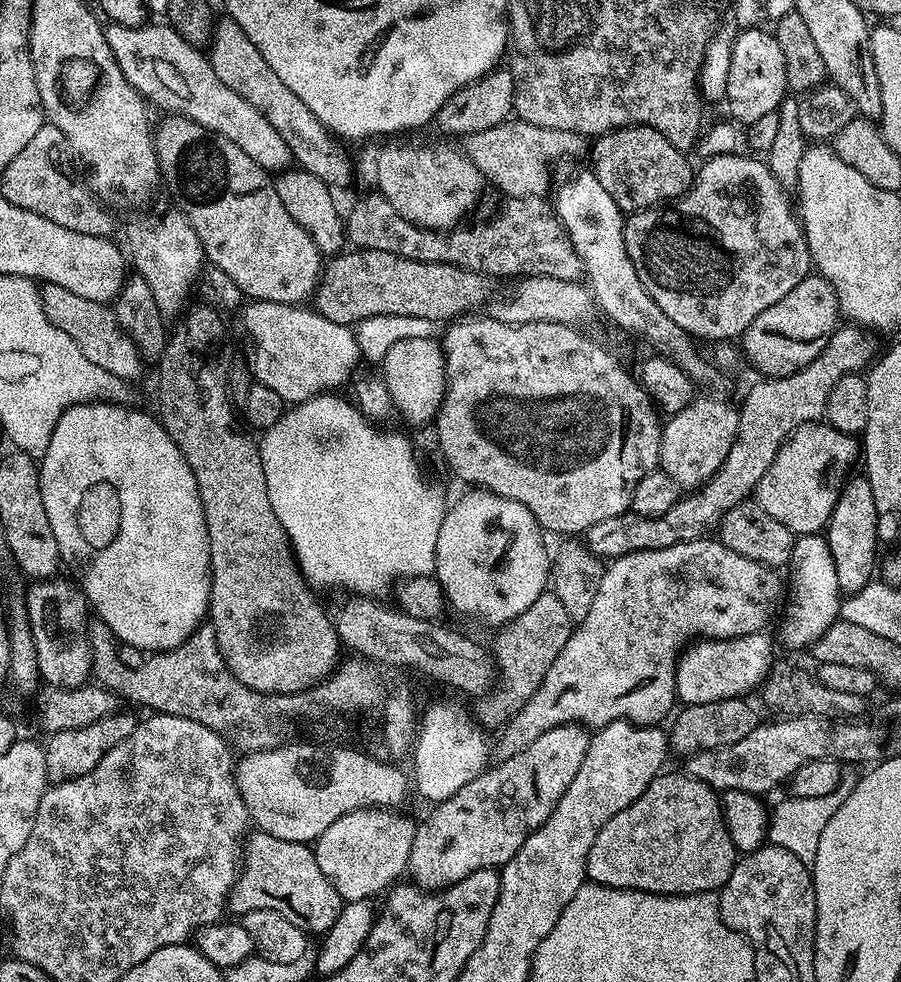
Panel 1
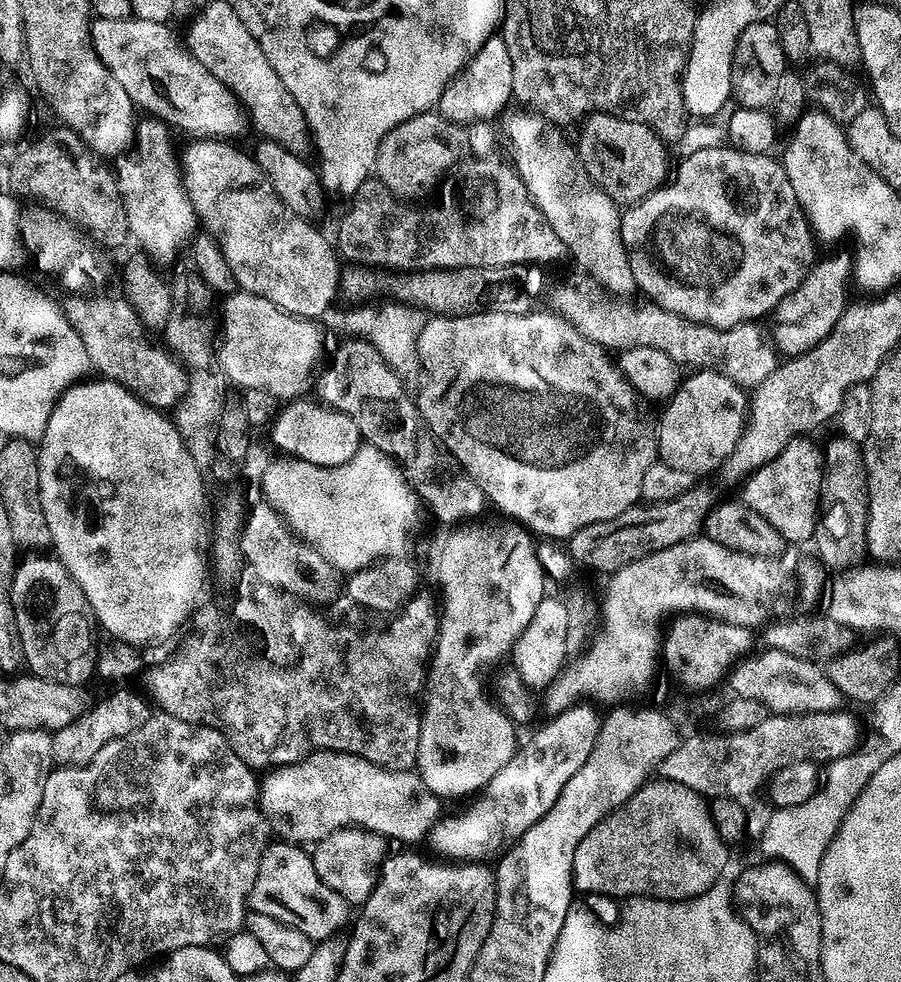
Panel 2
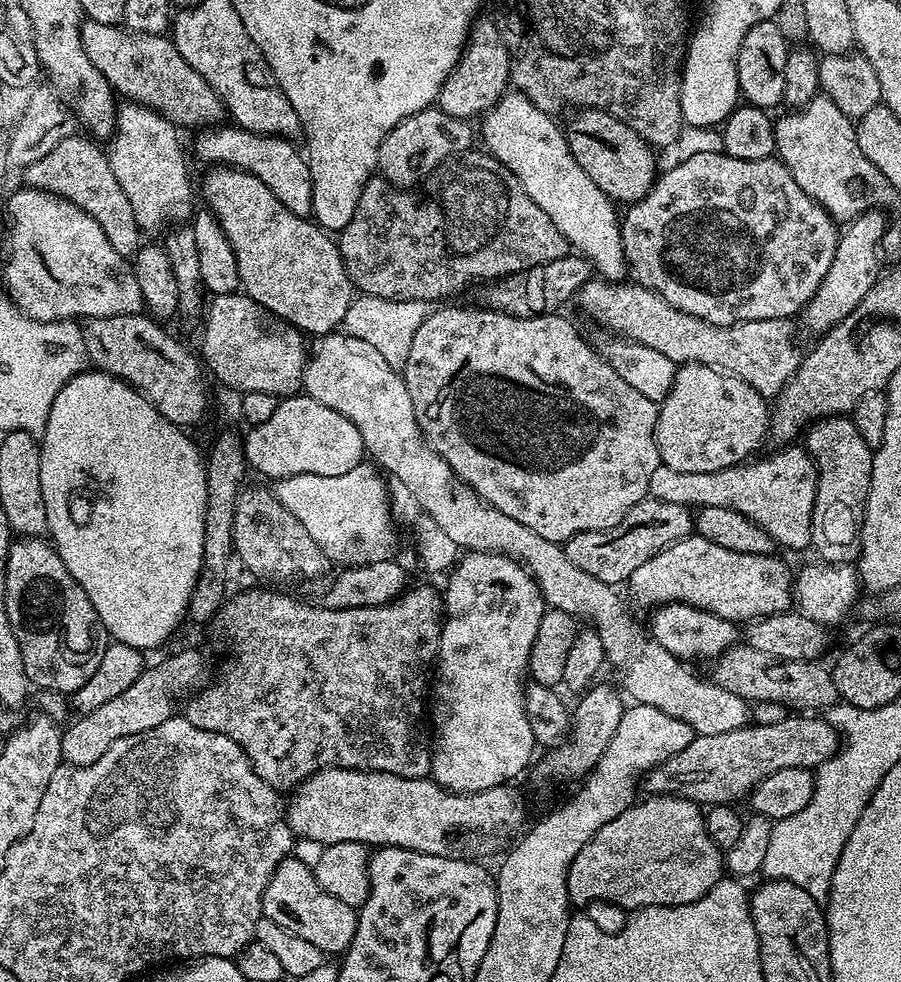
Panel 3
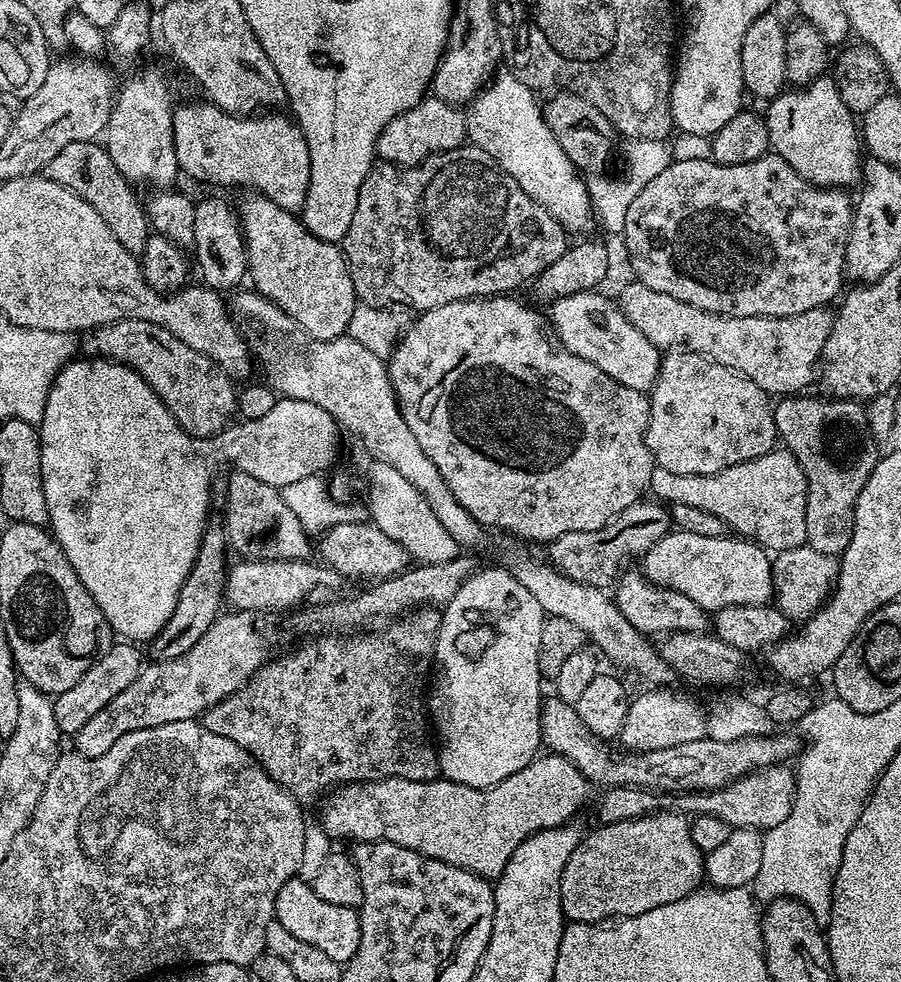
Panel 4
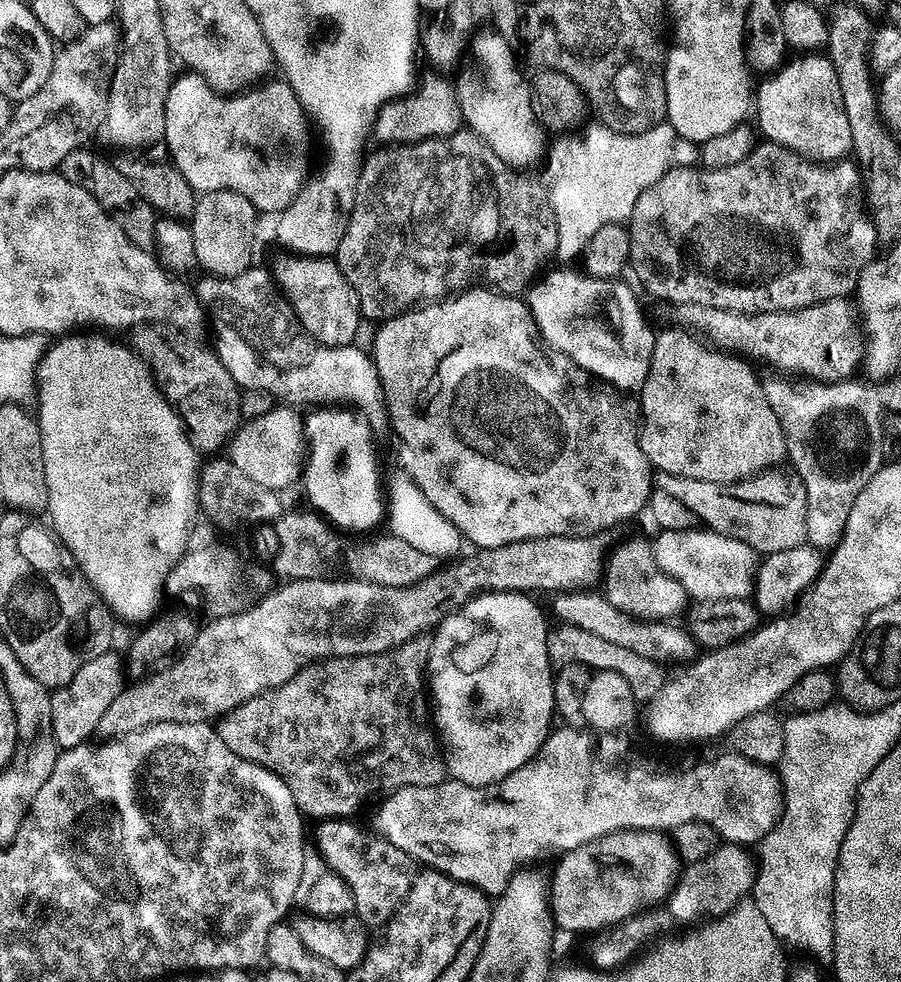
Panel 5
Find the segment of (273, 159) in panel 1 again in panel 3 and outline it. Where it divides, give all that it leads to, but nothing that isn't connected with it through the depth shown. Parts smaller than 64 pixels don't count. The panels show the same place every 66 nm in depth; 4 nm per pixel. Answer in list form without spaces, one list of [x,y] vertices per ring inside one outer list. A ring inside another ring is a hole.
[[[85,19],[80,37],[90,62],[110,82],[113,91],[129,101],[160,112],[177,127],[204,128],[221,123],[226,109],[208,82],[178,53],[172,40],[161,33],[134,32],[121,25]]]

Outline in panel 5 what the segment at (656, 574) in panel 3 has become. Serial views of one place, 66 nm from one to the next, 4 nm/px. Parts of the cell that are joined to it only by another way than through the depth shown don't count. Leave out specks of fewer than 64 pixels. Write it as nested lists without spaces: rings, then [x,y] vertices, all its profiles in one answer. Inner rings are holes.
[[[700,526],[694,529],[664,530],[658,536],[660,537],[657,540],[651,541],[652,553],[658,566],[670,578],[682,582],[682,586],[693,601],[742,600],[753,595],[758,554],[750,546],[746,546],[746,542],[742,542],[738,538],[724,536],[720,532],[705,530]]]

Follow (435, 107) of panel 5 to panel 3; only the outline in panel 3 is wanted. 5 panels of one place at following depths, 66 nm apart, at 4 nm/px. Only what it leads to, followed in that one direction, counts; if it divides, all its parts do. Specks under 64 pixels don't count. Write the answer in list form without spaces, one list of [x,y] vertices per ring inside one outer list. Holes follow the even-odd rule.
[[[437,106],[423,108],[418,114],[410,114],[398,122],[398,126],[394,126],[386,138],[382,138],[382,146],[378,146],[376,155],[379,175],[395,187],[411,189],[415,185],[412,183],[421,179],[420,168],[435,169],[453,154],[473,147],[470,125],[467,119],[451,117]]]

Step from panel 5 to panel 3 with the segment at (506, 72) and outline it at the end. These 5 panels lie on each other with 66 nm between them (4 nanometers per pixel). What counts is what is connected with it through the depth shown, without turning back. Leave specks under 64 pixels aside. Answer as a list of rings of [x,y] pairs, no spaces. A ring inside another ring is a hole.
[[[508,90],[492,108],[489,108],[482,116],[484,121],[484,144],[483,147],[499,162],[506,166],[518,178],[522,190],[530,194],[542,210],[550,217],[550,222],[558,226],[558,230],[568,241],[569,249],[575,250],[592,265],[595,275],[609,282],[619,281],[629,275],[628,261],[624,258],[624,247],[622,246],[622,234],[620,226],[621,217],[616,216],[617,205],[608,199],[608,195],[592,181],[590,174],[578,166],[574,154],[568,145],[568,136],[555,124],[553,117],[547,112],[538,110],[530,98],[526,98],[521,92]]]

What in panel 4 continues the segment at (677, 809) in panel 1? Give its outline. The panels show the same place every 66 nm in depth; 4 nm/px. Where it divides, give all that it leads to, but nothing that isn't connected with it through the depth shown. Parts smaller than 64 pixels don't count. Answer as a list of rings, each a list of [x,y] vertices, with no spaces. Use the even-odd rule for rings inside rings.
[[[653,810],[637,820],[601,823],[600,828],[581,839],[560,879],[565,921],[599,924],[613,918],[646,914],[654,906],[678,902],[701,887],[706,856],[694,846],[689,821],[676,812],[660,811]]]

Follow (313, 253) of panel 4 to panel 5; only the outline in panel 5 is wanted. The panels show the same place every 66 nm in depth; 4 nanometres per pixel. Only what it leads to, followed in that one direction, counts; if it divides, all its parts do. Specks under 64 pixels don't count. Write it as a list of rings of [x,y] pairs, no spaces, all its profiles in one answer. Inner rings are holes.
[[[290,254],[280,256],[270,265],[277,288],[294,310],[301,328],[319,344],[342,346],[352,344],[362,317],[356,291],[346,282],[335,259],[326,256]]]

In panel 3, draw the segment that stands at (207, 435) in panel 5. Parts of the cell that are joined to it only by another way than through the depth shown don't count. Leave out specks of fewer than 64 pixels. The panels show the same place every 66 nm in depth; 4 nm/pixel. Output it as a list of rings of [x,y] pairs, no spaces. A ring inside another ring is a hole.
[[[148,314],[101,315],[99,318],[89,320],[92,321],[89,322],[88,328],[86,324],[88,359],[99,371],[117,376],[119,380],[125,380],[130,387],[137,388],[172,424],[188,426],[188,423],[196,424],[203,418],[203,408],[208,404],[208,396],[204,393],[205,369],[202,367],[201,361],[197,357],[196,361],[182,345],[178,344],[175,338],[164,329],[164,326],[161,326]]]

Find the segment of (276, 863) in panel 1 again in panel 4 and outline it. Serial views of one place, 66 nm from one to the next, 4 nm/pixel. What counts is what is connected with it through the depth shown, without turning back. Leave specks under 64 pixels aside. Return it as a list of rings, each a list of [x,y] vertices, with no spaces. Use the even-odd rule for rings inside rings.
[[[293,878],[282,886],[276,899],[275,923],[286,926],[294,938],[302,938],[302,942],[310,942],[317,950],[330,954],[334,962],[341,966],[348,963],[354,954],[358,954],[360,941],[360,914],[355,908],[346,906],[330,906],[330,902],[322,902],[318,894],[314,894],[311,883],[307,879]]]

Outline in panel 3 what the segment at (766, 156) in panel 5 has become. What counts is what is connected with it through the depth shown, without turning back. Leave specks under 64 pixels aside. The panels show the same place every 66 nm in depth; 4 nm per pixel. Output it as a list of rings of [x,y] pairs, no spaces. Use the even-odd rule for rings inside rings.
[[[723,150],[717,152],[696,152],[693,156],[685,158],[681,164],[673,166],[669,172],[661,171],[656,177],[655,184],[640,200],[623,213],[620,233],[622,234],[622,246],[624,258],[628,261],[628,267],[635,283],[643,288],[654,290],[670,306],[682,310],[686,314],[694,314],[711,324],[726,326],[735,324],[737,320],[775,320],[785,318],[792,311],[803,309],[813,293],[819,288],[824,275],[830,270],[834,262],[836,245],[838,243],[837,225],[830,222],[829,217],[822,211],[820,205],[813,202],[809,196],[794,182],[790,170],[784,161],[779,158],[770,160],[743,160],[734,158]]]

